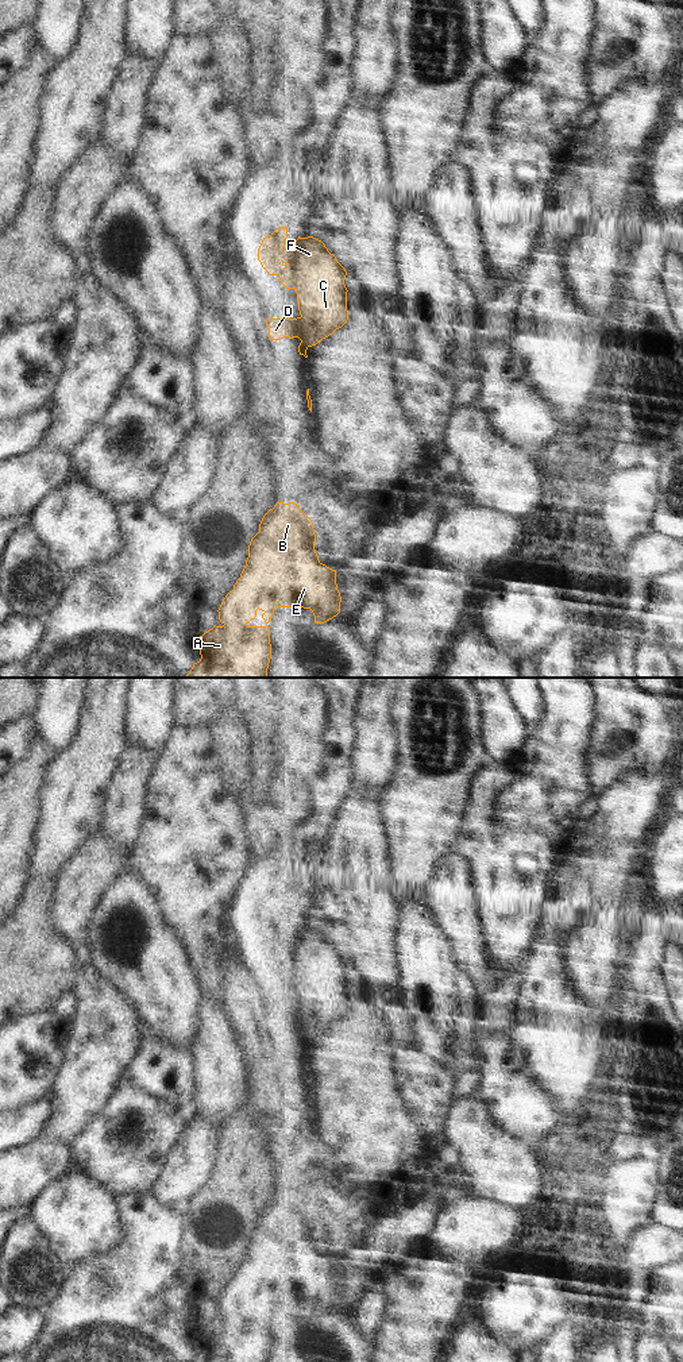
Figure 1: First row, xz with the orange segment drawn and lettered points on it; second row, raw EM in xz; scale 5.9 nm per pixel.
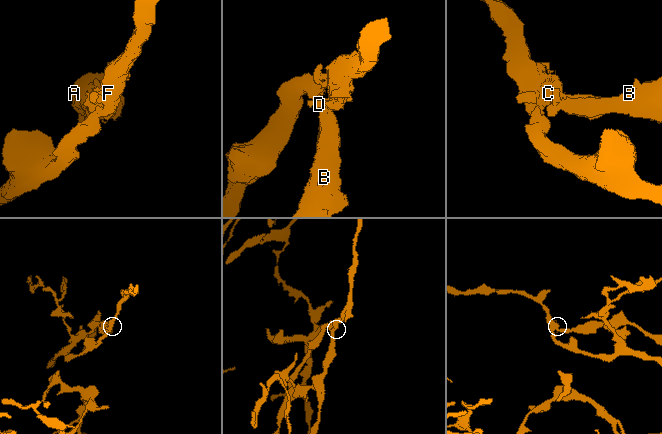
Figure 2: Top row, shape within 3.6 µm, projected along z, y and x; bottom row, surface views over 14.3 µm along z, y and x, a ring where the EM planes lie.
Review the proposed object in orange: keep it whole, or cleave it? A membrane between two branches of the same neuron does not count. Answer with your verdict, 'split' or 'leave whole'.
split

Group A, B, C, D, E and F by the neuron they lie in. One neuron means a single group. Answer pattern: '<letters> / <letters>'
A B D E / C F

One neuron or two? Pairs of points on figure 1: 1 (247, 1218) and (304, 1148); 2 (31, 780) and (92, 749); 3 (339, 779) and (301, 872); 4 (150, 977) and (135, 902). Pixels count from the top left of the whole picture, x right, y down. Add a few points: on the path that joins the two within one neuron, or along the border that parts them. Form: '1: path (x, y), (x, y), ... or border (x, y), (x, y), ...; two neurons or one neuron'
1: border (265, 1152), (277, 1175), (277, 1192); two neurons
2: border (51, 759), (39, 790), (39, 805); two neurons
3: path (327, 802), (323, 817), (300, 840), (300, 849); one neuron
4: path (150, 959), (150, 936), (146, 921); one neuron

